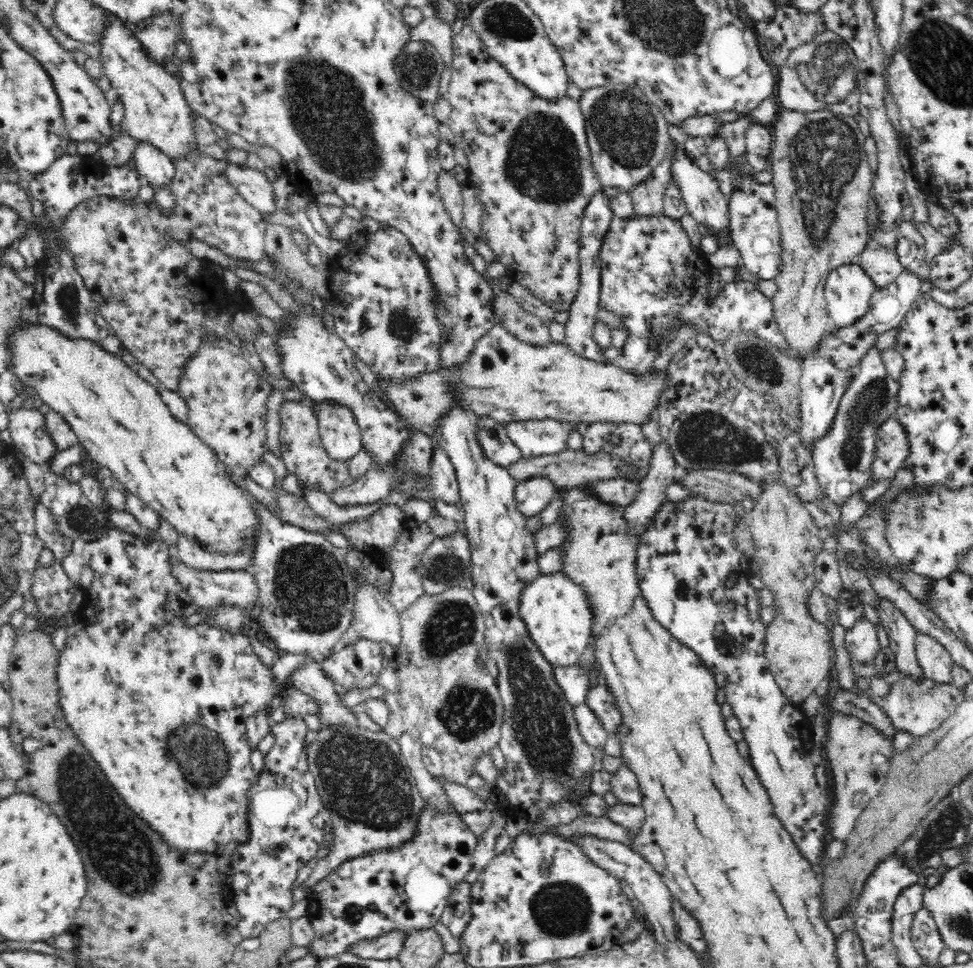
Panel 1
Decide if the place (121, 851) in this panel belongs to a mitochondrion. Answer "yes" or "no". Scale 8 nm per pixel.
yes

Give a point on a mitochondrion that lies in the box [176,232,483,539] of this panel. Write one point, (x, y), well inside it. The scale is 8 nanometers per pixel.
(405, 324)

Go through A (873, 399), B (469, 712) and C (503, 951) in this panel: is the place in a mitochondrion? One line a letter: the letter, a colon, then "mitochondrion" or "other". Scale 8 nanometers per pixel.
A: mitochondrion
B: mitochondrion
C: other

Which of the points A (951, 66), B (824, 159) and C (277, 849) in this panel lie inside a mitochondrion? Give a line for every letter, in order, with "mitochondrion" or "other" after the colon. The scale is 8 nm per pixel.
A: mitochondrion
B: mitochondrion
C: mitochondrion

